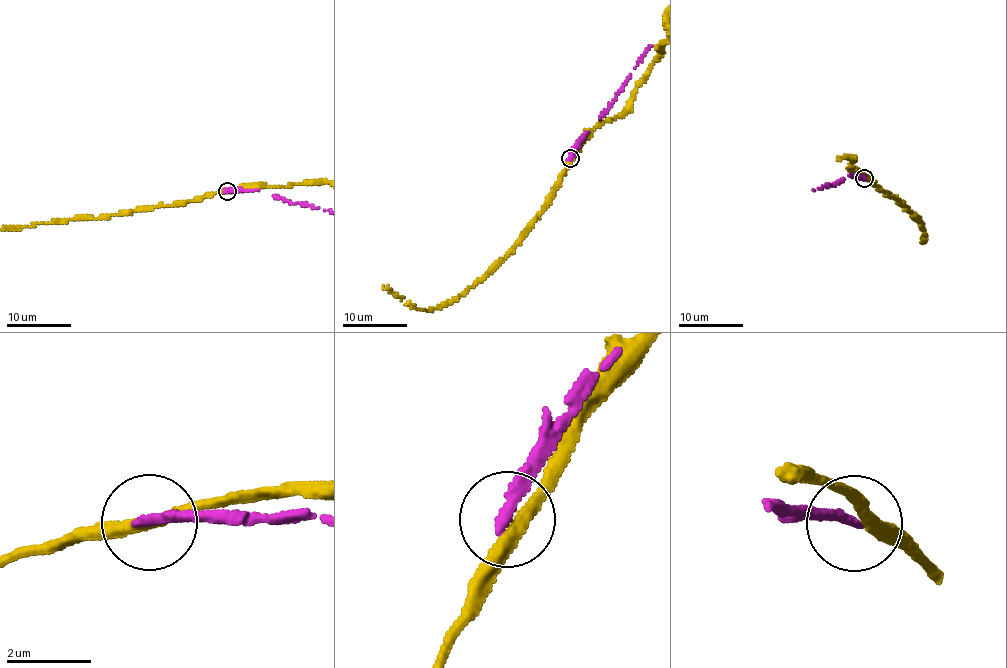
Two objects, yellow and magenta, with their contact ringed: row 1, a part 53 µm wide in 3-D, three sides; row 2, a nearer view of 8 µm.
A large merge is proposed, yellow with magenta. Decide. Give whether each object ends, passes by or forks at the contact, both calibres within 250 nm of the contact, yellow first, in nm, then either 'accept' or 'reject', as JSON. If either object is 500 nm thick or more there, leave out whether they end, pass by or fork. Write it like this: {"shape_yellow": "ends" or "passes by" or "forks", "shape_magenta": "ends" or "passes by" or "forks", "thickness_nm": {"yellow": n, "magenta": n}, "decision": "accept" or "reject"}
{"shape_yellow": "passes by", "shape_magenta": "ends", "thickness_nm": {"yellow": 280, "magenta": 260}, "decision": "reject"}

